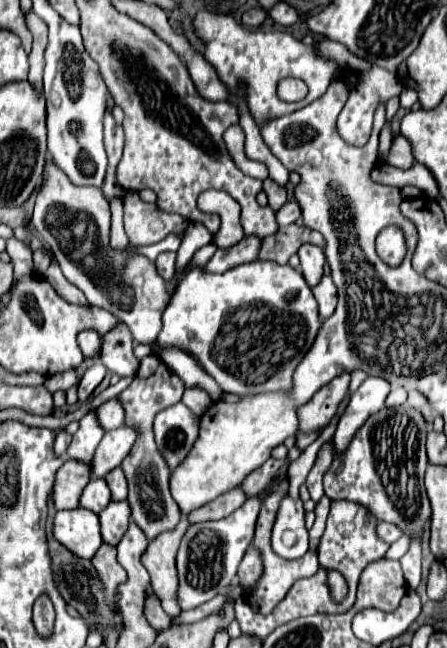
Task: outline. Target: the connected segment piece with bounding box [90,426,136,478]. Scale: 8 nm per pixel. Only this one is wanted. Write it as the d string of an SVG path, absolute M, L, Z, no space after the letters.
M122 426L118 430L110 430L104 434L102 442L96 448L94 460L90 462L92 468L92 476L102 478L106 476L110 470L118 468L120 462L126 458L126 454L130 452L132 444L136 440L136 432L128 426Z

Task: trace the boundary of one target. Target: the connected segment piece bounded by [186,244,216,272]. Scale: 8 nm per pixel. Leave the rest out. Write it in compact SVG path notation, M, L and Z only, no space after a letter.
M206 244L204 248L200 248L196 254L194 254L194 260L186 266L186 272L194 266L194 264L198 264L198 268L202 268L202 266L206 266L206 262L212 258L212 254L216 252L216 246L214 244Z

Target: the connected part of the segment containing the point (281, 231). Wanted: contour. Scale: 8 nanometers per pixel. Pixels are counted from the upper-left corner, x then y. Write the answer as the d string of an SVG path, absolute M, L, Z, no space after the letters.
M290 224L278 228L276 234L262 238L262 248L258 252L258 260L274 260L278 264L288 264L288 258L298 252L302 244L314 244L324 248L326 240L320 232L300 226L300 224Z

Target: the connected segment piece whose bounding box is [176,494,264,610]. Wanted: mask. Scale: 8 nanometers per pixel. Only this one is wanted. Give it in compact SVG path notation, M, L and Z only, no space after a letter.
M264 494L246 500L236 512L216 522L200 522L192 524L182 538L178 552L178 606L182 610L196 608L218 594L224 594L226 588L234 582L238 564L254 538L254 524L258 518L258 510L262 506Z

